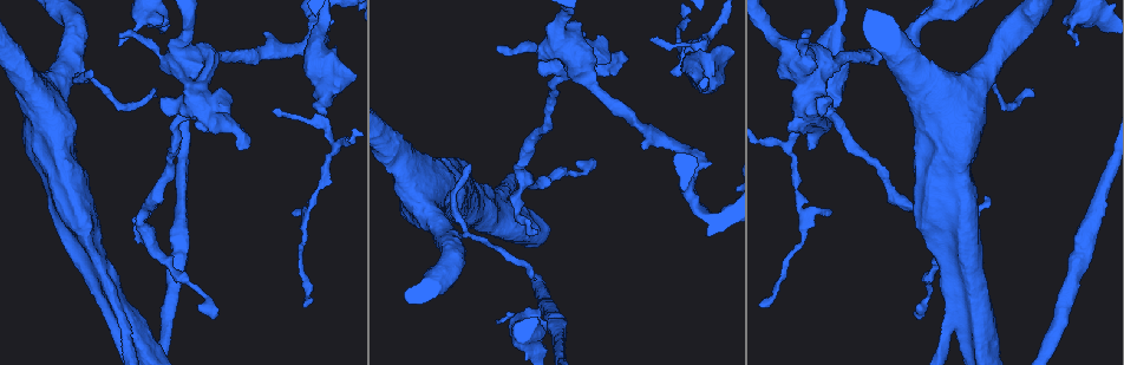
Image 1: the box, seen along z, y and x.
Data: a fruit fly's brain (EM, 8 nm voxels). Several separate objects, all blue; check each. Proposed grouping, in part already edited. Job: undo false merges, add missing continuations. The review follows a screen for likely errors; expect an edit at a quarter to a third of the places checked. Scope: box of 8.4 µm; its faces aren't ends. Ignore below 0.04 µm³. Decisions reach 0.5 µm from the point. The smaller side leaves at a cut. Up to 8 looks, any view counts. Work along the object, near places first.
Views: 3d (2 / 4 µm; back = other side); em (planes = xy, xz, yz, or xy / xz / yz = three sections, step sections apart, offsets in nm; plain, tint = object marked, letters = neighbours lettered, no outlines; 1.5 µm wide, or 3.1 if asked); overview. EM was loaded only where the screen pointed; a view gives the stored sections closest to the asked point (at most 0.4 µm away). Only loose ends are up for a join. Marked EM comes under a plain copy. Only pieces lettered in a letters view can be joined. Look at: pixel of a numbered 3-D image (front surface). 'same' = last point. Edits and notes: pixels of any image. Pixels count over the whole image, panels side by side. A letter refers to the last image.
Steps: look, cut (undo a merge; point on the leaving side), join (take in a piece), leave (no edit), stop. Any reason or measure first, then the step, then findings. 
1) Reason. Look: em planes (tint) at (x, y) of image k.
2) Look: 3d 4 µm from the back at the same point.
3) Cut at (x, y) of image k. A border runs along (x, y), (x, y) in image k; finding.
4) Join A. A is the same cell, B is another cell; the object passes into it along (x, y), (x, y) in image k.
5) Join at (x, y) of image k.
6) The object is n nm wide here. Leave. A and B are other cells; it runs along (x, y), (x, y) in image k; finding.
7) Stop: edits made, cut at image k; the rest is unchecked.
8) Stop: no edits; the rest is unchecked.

Tapers out. Look: 3d 2 µm at (533, 231) of image 1.

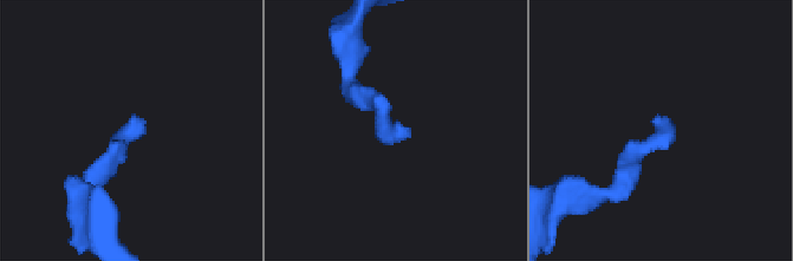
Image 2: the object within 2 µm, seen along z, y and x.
Shape alone is not enough. Look: em xy step 8 (tint) at (140, 118) of image 2.

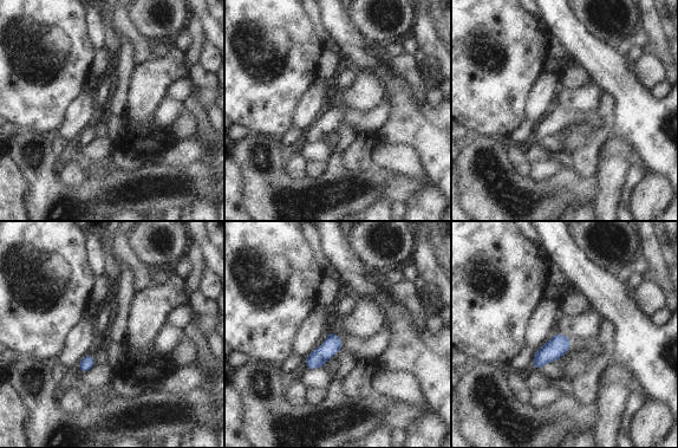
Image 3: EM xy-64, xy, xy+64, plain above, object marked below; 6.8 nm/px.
Cut it another way. Look: em planes (letters) at the same point.

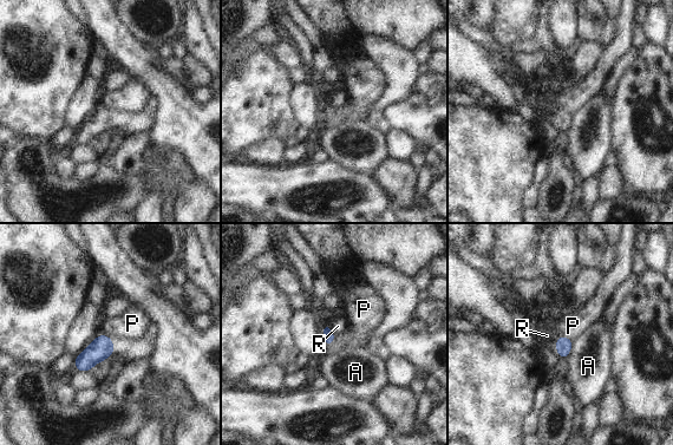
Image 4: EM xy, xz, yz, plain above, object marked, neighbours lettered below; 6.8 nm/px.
Leave. A, P and R are other cells; none of them fits.

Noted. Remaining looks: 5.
Look: em yz step 4 (letters) at (154, 97) of image 1.

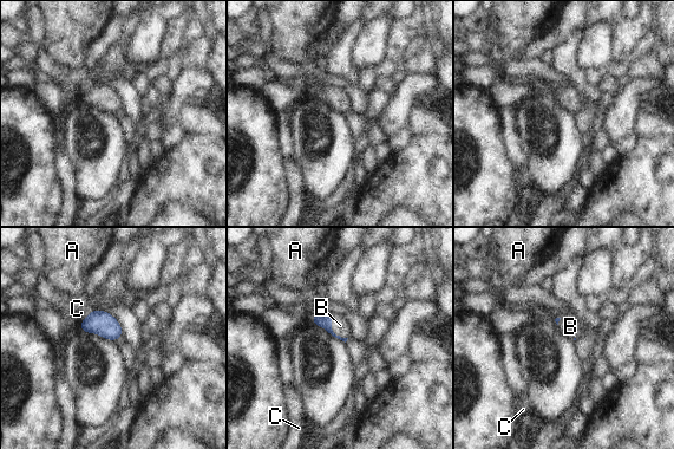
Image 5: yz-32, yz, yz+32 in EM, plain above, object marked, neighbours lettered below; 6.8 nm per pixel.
Join at (340, 325) of image 5. B is the same cell, A and C are other cells; the object passes into it along (321, 319), (332, 330), (340, 325) in image 5; it goes on there.

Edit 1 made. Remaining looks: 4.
Stop: edits made, join at image 5; the rest is unchecked.

